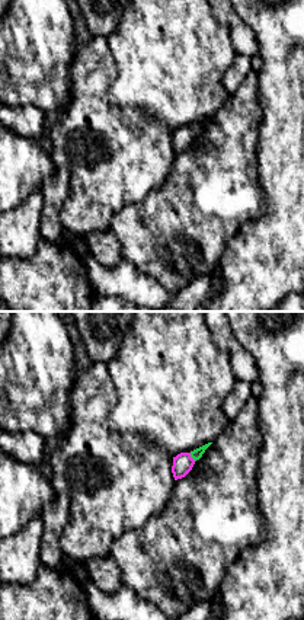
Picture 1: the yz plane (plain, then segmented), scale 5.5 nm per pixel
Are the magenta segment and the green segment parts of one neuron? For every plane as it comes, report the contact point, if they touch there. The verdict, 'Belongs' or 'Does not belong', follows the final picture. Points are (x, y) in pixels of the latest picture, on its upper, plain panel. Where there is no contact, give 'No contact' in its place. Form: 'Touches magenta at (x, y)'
Touches magenta at (191, 131)

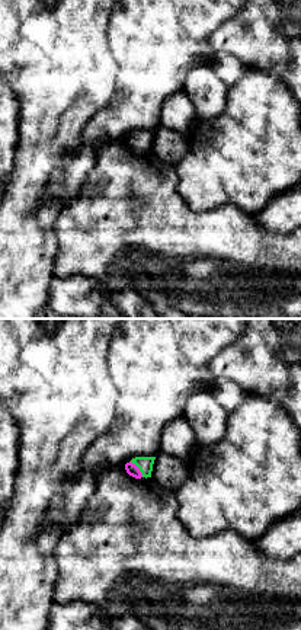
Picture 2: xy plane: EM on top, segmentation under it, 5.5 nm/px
Touches magenta at (138, 143)

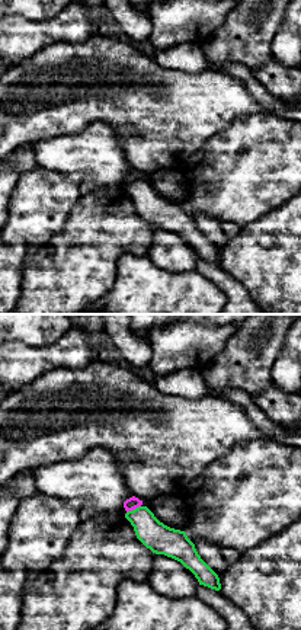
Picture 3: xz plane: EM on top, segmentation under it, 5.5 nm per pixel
Touches magenta at (133, 182)

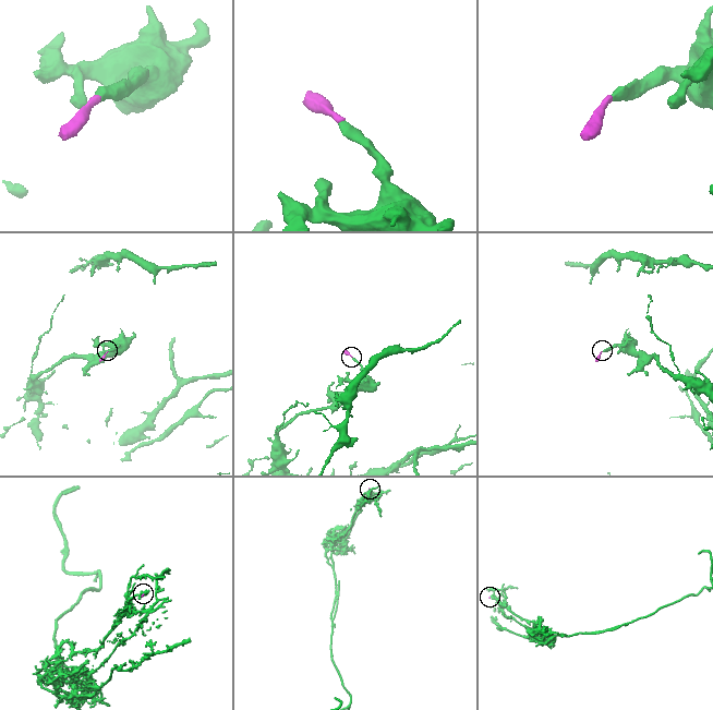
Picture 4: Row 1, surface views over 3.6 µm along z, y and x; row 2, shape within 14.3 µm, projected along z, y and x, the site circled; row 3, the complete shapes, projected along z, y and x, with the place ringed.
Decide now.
Belongs

